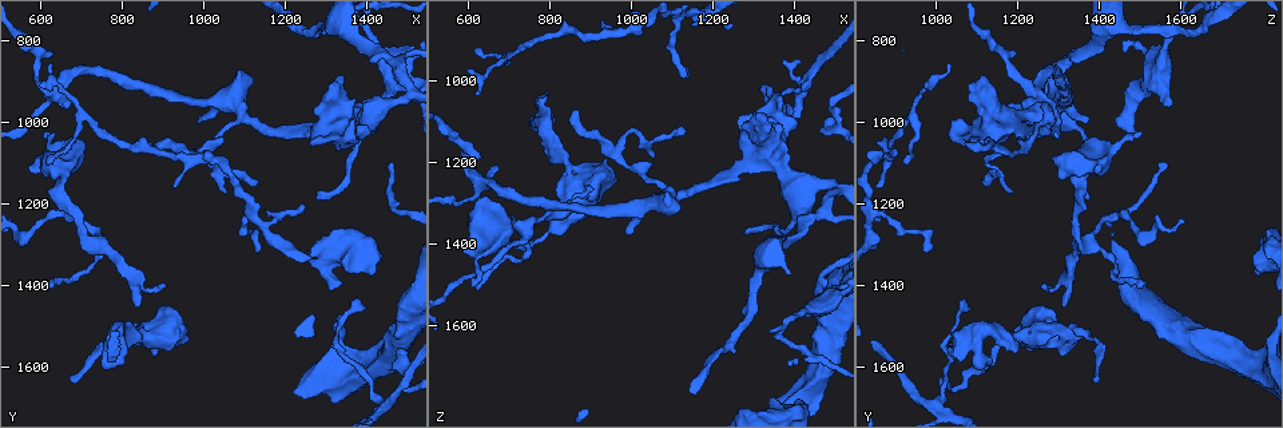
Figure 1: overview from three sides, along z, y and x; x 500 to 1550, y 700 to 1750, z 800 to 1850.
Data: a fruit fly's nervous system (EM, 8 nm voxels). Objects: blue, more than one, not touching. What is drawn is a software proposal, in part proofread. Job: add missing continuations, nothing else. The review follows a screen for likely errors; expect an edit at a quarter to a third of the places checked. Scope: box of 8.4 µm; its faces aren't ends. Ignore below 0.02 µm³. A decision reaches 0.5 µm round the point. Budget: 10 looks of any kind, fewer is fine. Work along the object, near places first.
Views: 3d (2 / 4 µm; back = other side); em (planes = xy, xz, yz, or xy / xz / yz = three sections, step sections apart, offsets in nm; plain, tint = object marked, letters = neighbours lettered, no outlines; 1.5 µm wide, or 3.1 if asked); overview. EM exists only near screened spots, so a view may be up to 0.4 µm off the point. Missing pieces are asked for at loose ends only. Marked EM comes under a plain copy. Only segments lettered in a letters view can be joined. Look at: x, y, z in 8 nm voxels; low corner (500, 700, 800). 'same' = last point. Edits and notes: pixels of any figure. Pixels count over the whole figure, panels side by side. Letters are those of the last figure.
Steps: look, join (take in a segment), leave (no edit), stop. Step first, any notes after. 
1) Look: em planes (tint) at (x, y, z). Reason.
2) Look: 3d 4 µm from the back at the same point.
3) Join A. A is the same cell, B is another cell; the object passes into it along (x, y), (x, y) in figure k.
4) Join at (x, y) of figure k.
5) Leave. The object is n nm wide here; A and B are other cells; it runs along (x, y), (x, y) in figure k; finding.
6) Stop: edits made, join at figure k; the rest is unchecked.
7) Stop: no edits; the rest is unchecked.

Look: em planes (tint) at (1090, 880, 1275). Free end.

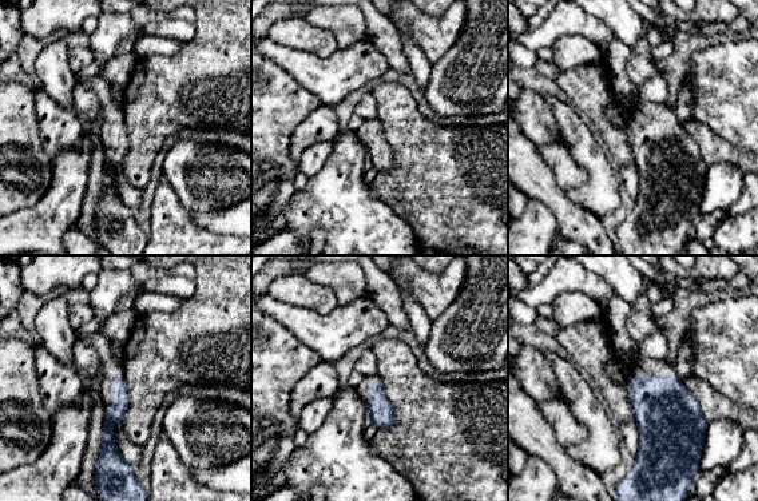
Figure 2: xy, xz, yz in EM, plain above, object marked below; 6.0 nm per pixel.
Look: em planes (letters) at the same point. What lies round it.

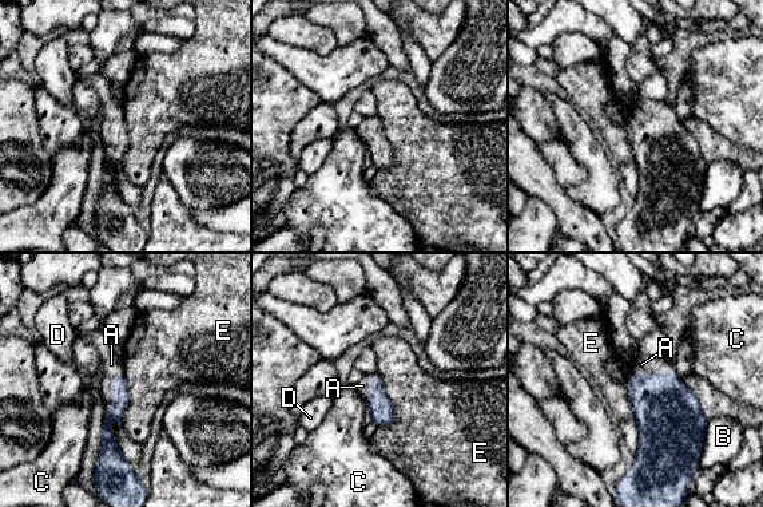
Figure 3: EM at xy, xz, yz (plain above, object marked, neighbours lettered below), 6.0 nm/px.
Join A. A is the same cell, B, C, D and E are other cells; the object passes into it along (666, 410), (648, 373), (642, 364) in figure 3; it goes on there.

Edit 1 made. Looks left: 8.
Look: em xz step 8 (tint) at (610, 1020, 1510). Branch stops here.

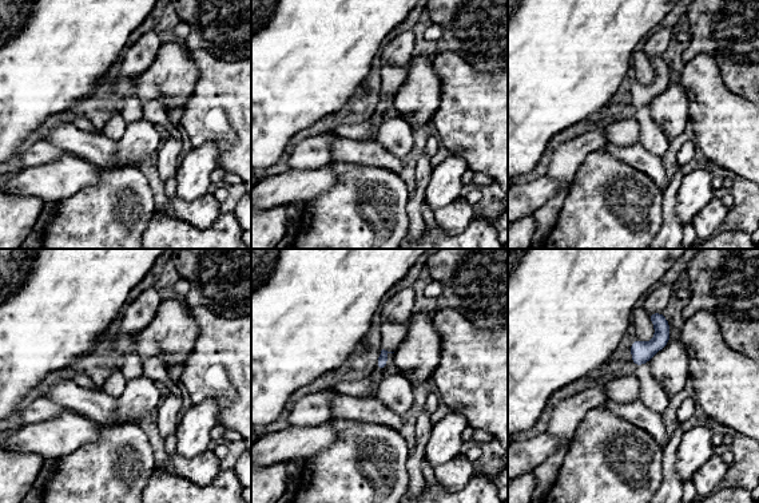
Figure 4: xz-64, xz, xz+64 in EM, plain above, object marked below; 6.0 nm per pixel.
Look: em planes (letters) at the same point.

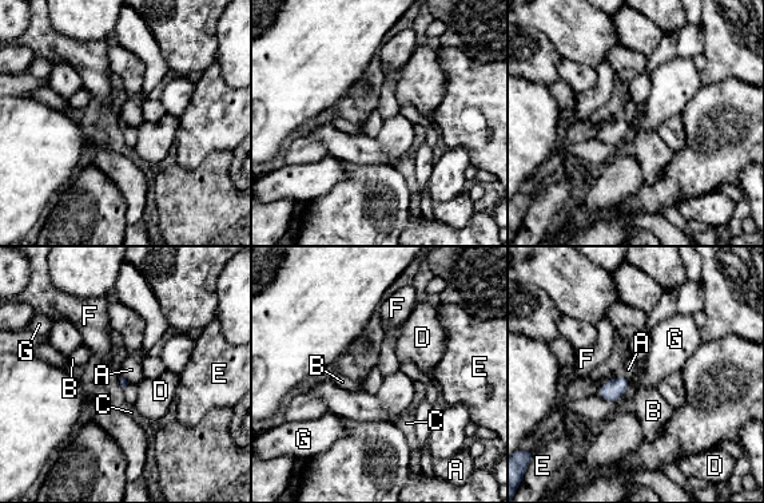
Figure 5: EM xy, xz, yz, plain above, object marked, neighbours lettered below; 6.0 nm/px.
Leave. A, B, C, D, E, F and G are other cells; a border runs along (616, 376), (624, 376), (628, 380) in figure 5; none of them fits.

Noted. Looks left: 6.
Look: em 3.1 µm xz step 8 (letters) at (675, 1640, 1395). Long arm stops here.

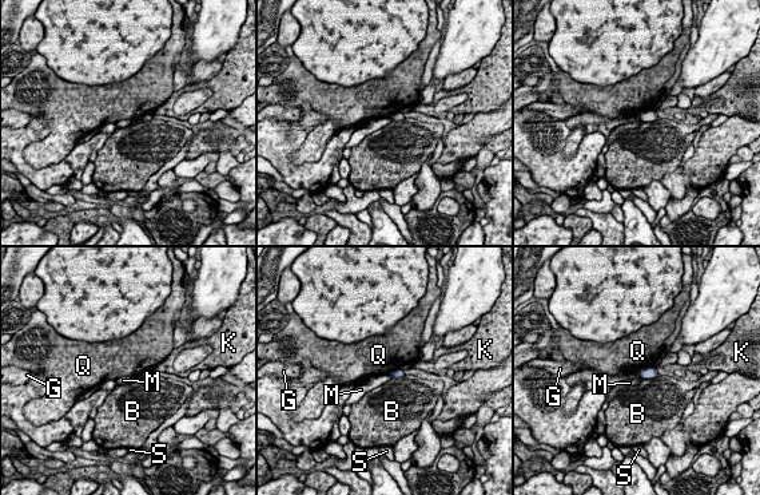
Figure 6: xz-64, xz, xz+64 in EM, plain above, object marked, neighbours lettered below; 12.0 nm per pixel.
Leave. B, G, K, M, Q and S are other cells; a border runs along (639, 372), (640, 377) in figure 6; no lettered segment goes on from it.

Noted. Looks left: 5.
Look: em xz step 4 (letters) at (795, 1540, 1035). Free end.

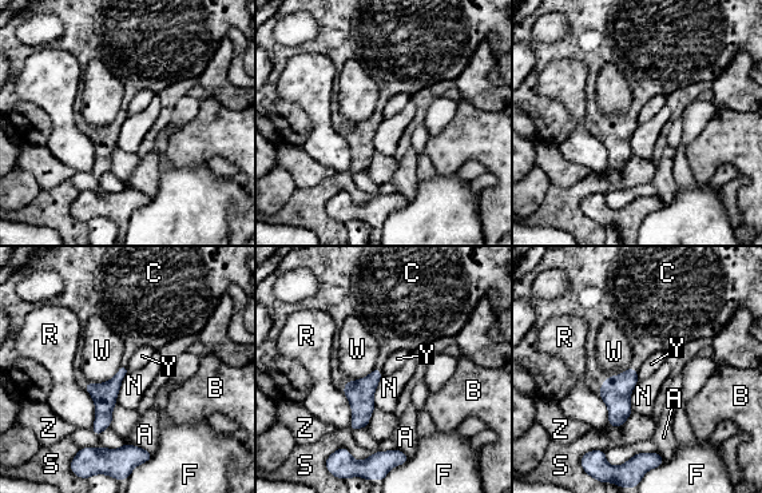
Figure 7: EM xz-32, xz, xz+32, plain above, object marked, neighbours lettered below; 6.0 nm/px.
Join C. C is the same cell, A, B, F, N, R, S, W, Y and Z are other cells; the object passes into it along (615, 392), (631, 368), (649, 330) in figure 7; it goes on there.

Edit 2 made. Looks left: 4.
Stop: edits made, join at figure 3, join at figure 7; the rest is unchecked.

